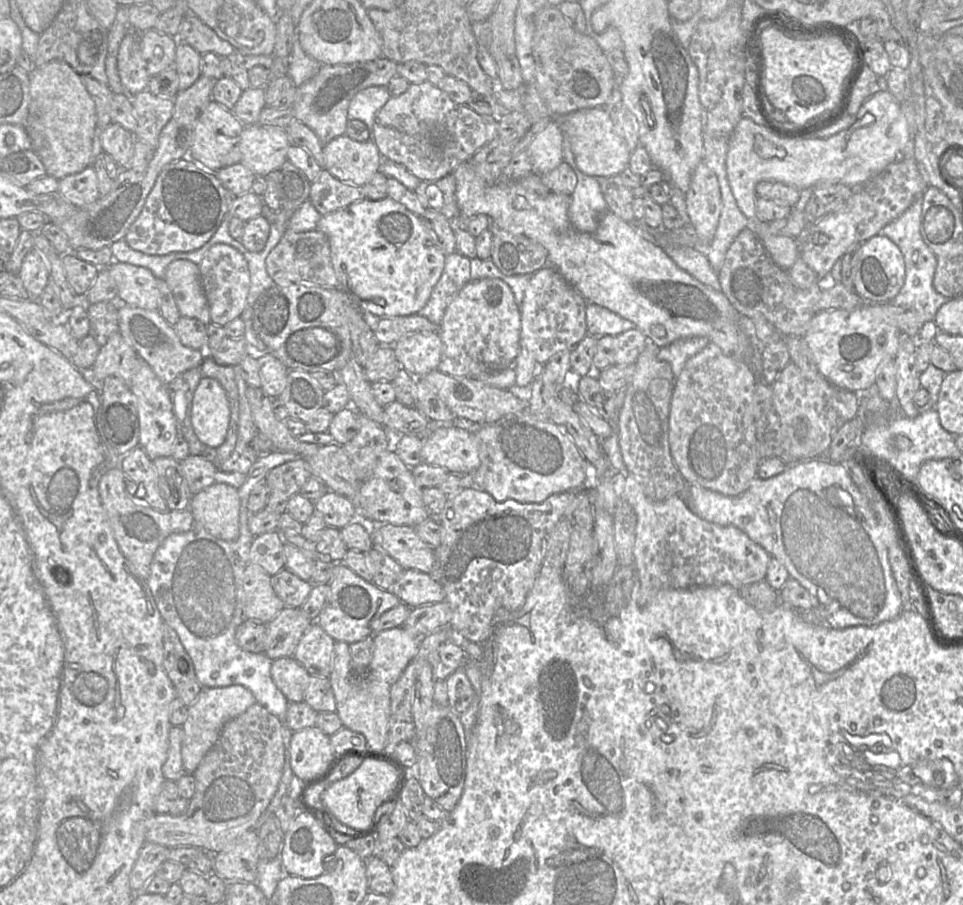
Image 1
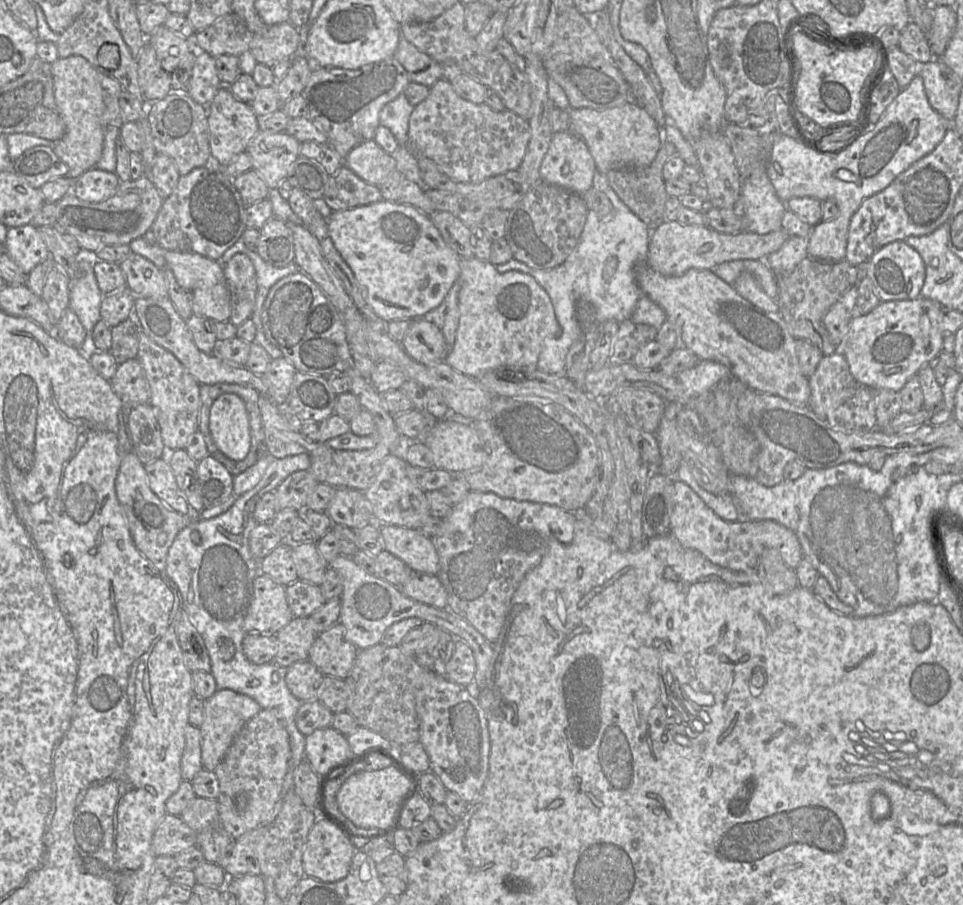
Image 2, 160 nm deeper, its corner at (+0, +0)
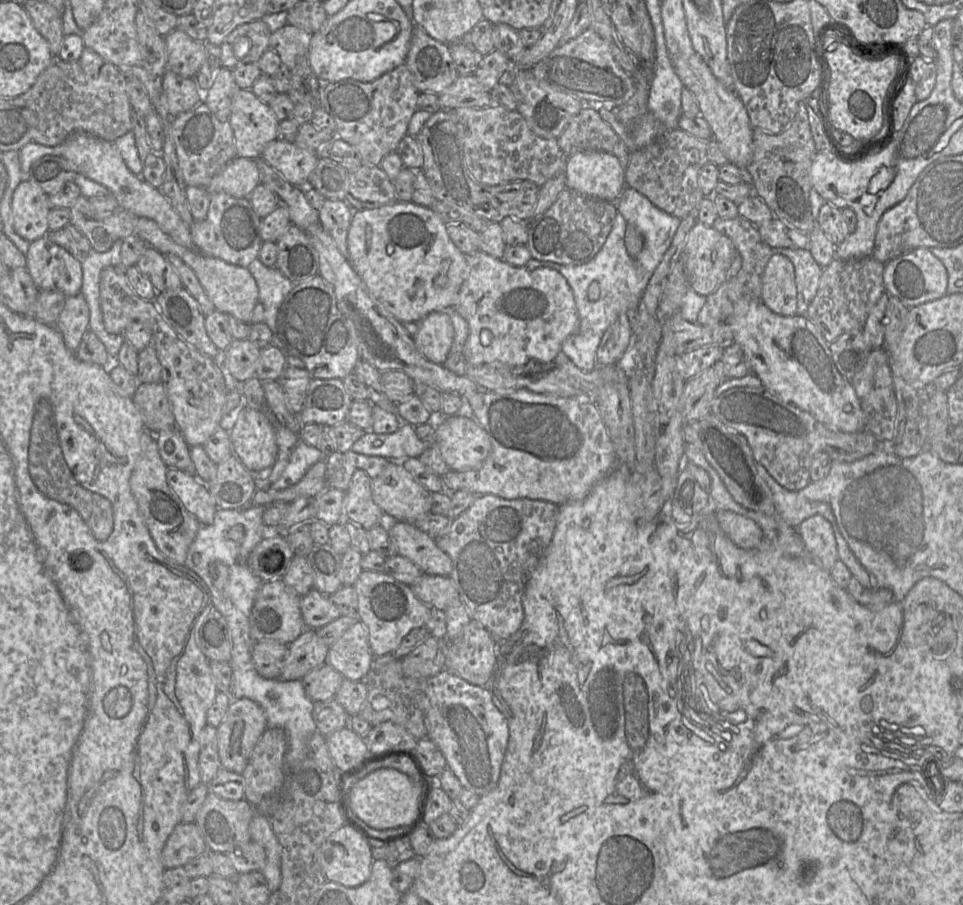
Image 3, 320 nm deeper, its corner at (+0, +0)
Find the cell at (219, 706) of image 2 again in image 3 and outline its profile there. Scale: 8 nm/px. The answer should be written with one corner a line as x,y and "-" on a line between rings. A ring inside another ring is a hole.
248,698
233,699
217,729
222,769
242,773
268,723
262,708

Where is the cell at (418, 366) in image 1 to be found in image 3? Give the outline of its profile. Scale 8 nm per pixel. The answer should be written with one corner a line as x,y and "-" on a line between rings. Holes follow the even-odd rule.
439,311
418,323
418,331
413,340
419,353
426,359
443,364
450,353
454,335
449,311

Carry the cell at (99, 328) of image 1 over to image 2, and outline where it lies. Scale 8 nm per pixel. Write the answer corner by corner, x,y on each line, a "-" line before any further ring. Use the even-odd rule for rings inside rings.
134,317
111,328
112,343
109,350
118,364
136,359
141,329

